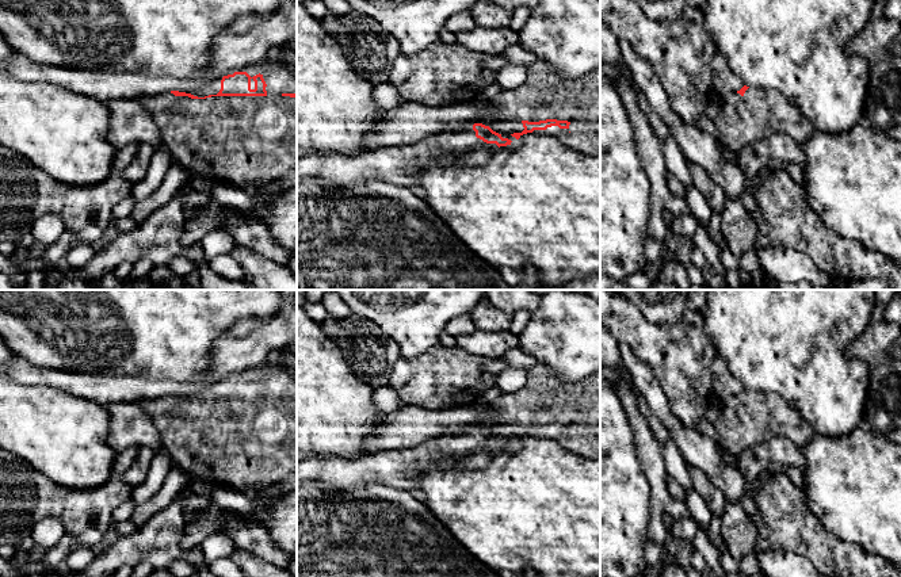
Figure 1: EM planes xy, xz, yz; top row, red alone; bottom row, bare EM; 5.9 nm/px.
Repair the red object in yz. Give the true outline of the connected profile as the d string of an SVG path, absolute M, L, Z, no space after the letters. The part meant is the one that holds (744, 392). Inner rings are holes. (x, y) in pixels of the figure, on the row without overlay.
M747 389L721 402L714 427L737 459L745 448L772 437L787 437L798 447L813 437L810 425L778 393Z

